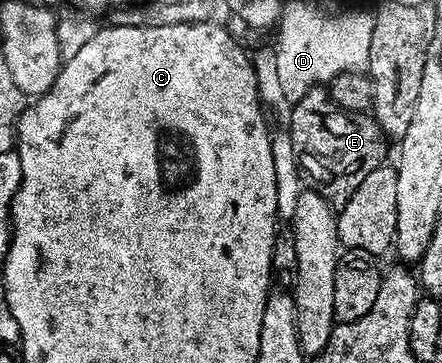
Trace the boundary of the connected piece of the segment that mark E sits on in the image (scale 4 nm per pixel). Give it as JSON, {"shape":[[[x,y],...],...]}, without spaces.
{"shape":[[[324,86],[311,88],[298,103],[292,104],[287,118],[289,118],[287,134],[291,137],[298,168],[308,182],[309,179],[313,182],[310,184],[319,188],[320,195],[334,208],[341,209],[345,203],[351,201],[352,194],[359,189],[359,185],[362,185],[375,169],[379,169],[386,162],[387,136],[372,114],[343,110],[339,105],[335,105],[335,101],[329,97],[328,90]]]}

